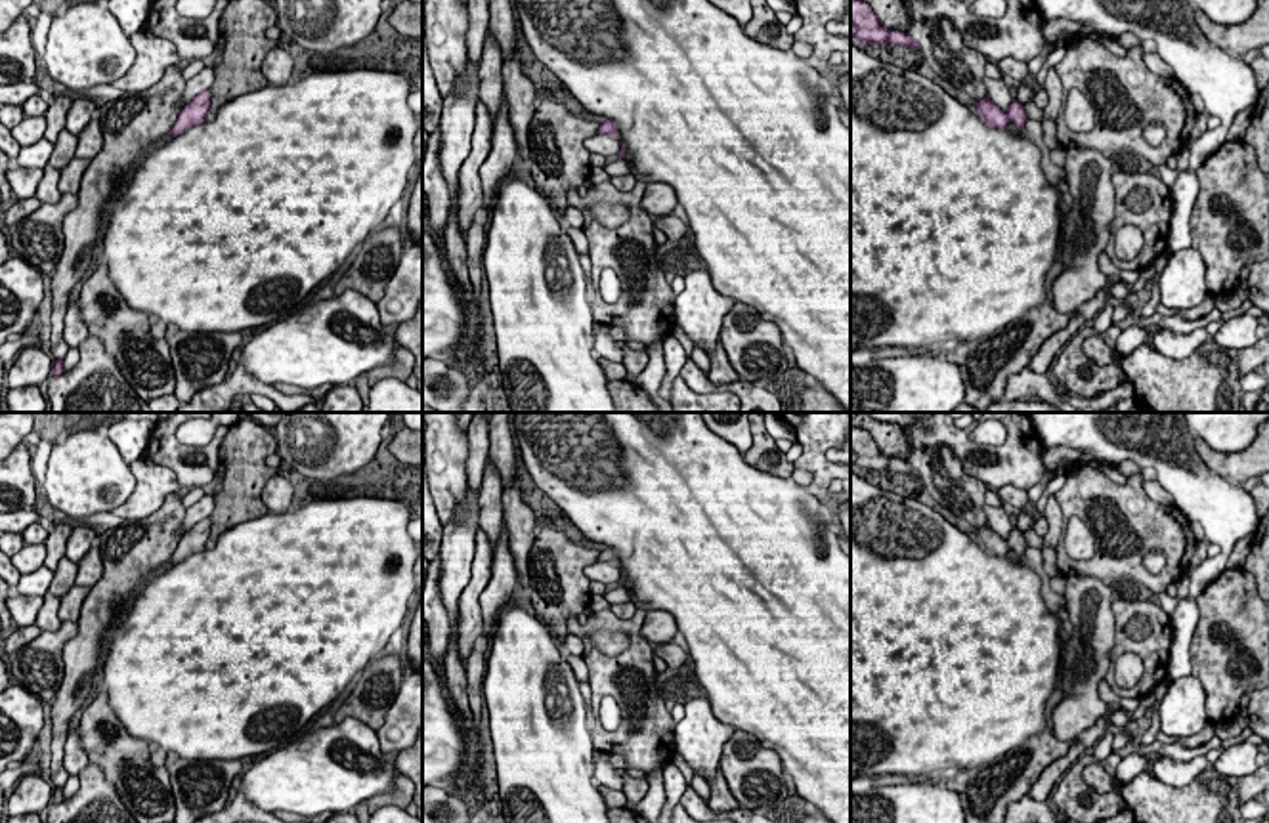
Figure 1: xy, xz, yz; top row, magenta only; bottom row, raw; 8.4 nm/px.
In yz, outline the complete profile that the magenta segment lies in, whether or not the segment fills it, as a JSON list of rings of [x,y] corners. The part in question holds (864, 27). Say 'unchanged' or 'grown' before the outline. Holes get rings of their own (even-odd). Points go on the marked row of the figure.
unchanged | [[[850,0],[850,34],[864,46],[891,44],[921,50],[919,42],[910,34],[885,29],[873,10],[862,0]]]

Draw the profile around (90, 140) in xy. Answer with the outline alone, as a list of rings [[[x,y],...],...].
[[[90,120],[86,128],[78,134],[76,157],[94,158],[103,147],[103,134],[99,120]]]

